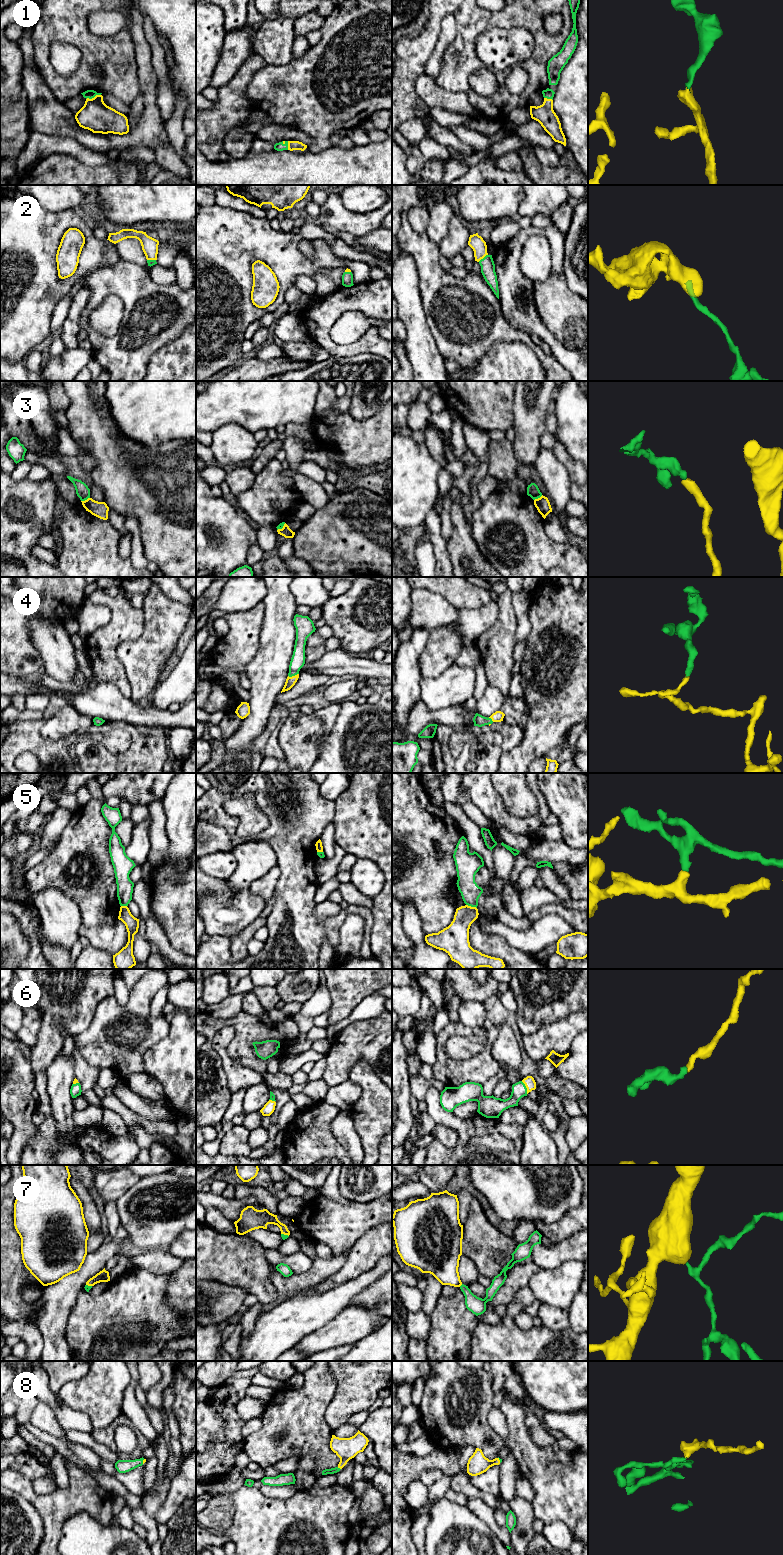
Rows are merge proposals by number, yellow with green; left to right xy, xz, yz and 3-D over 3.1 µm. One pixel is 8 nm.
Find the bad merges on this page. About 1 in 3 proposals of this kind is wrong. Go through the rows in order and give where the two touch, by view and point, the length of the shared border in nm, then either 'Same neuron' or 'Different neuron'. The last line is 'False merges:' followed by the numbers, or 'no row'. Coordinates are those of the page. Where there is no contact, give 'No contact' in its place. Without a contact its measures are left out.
1: Touches yellow at xy (94, 97). Shared border 130 nm. Same neuron
2: Touches yellow at yz (482, 258). Shared border 100 nm. Same neuron
3: Touches yellow at xy (85, 500). Shared border 80 nm. Different neuron
4: Touches yellow at xz (293, 676). Shared border 90 nm. Same neuron
5: Touches yellow at yz (470, 906). Shared border 90 nm. Different neuron
6: Touches yellow at yz (526, 1087). Shared border 120 nm. Same neuron
7: Touches yellow at yz (460, 1285). Shared border 40 nm. Same neuron
8: Touches yellow at xz (339, 1467). Shared border 40 nm. Same neuron
False merges: 3, 5

